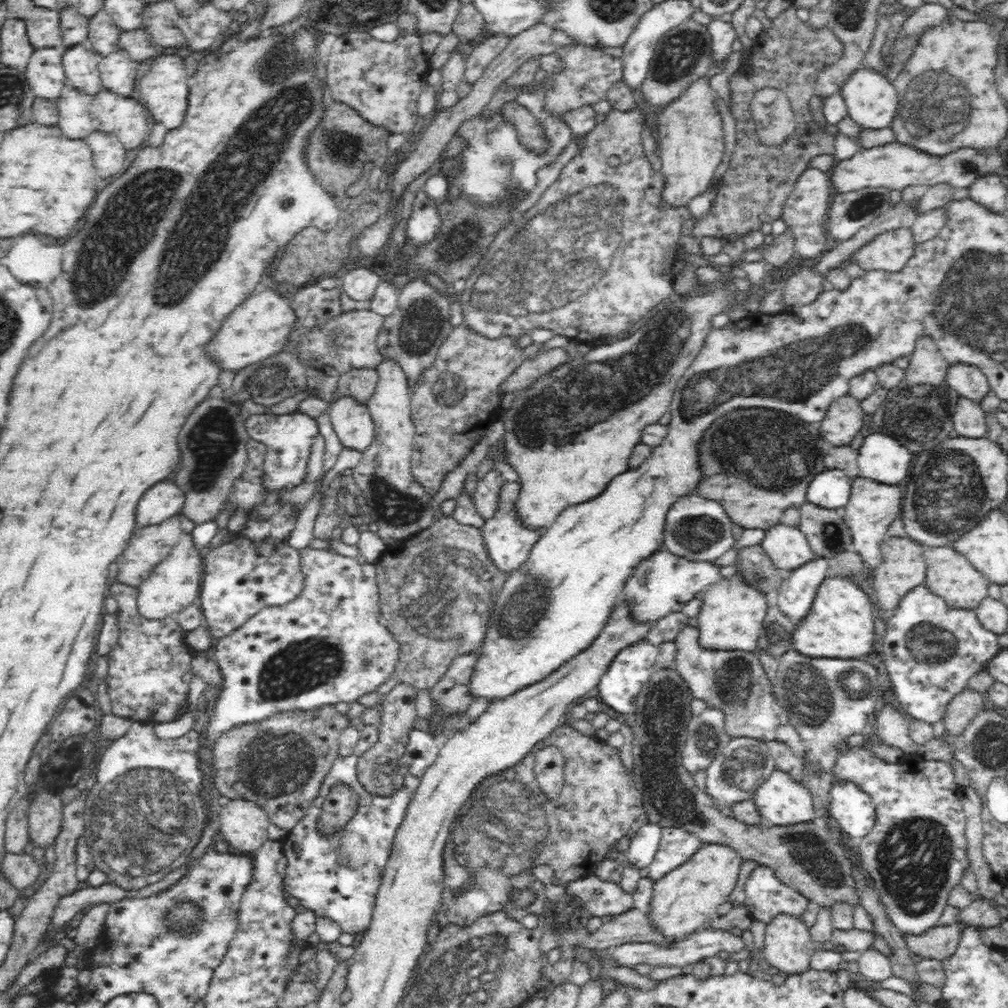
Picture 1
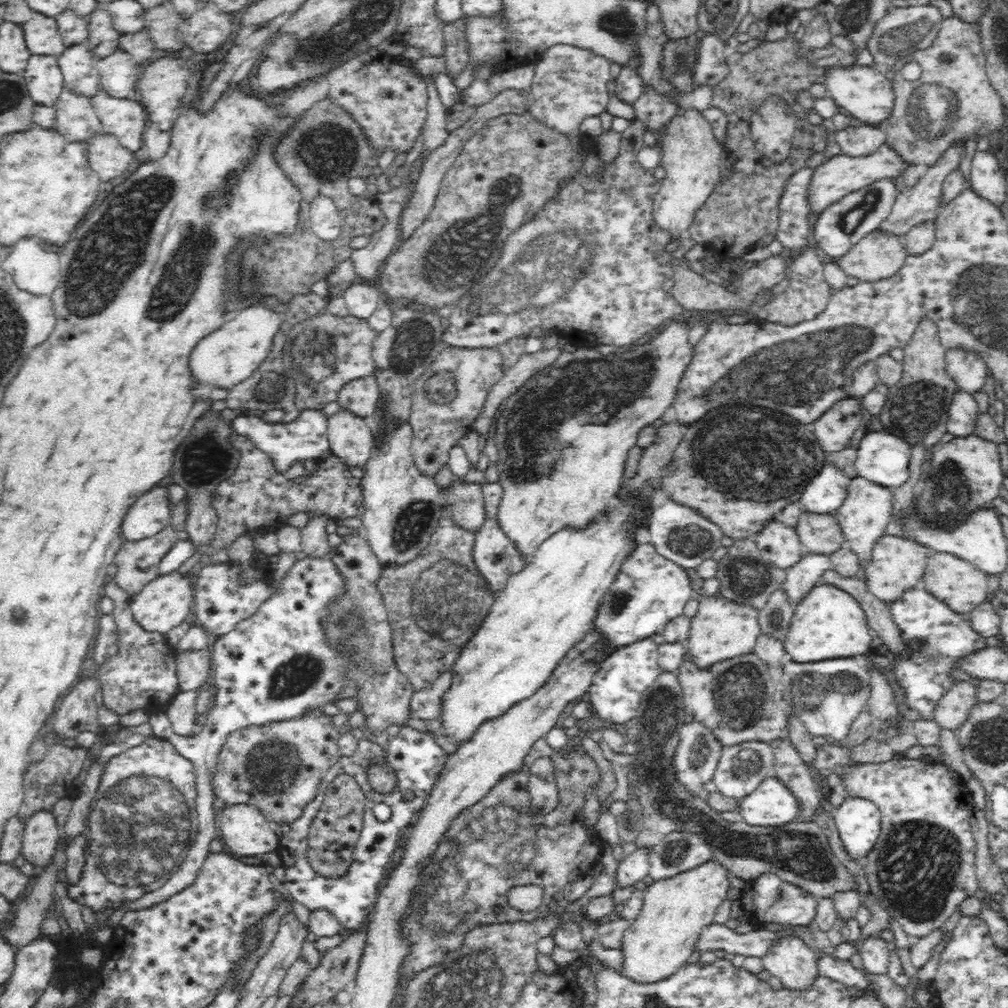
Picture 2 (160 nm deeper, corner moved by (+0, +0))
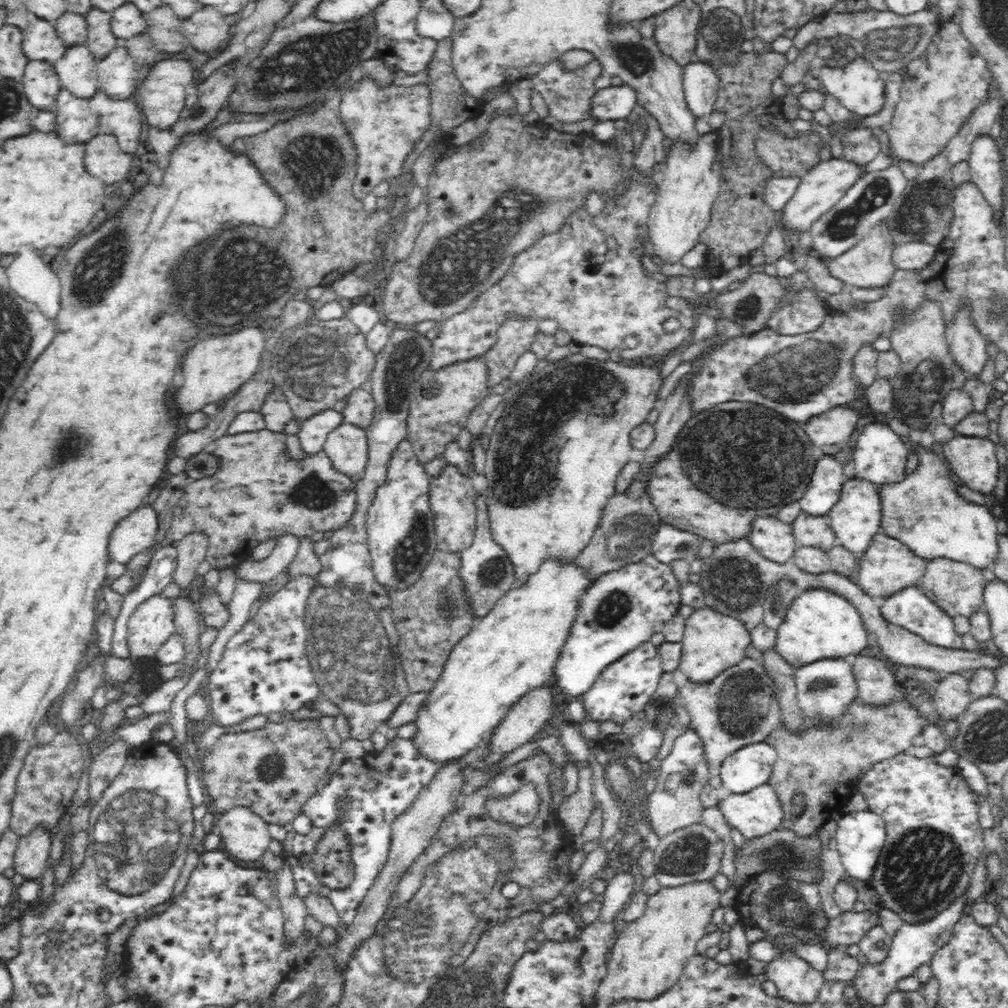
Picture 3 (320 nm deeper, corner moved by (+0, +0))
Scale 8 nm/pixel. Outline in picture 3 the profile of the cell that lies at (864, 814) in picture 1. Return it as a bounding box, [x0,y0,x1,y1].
[835,810,886,882]

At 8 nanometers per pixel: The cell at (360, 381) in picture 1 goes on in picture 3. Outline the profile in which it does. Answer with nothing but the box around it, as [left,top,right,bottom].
[343,388,375,428]

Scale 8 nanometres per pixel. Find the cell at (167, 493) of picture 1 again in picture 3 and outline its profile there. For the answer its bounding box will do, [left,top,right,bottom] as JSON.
[109,504,159,564]

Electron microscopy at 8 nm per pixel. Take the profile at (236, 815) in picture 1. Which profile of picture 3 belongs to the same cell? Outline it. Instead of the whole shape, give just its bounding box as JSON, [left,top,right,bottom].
[214,806,272,861]

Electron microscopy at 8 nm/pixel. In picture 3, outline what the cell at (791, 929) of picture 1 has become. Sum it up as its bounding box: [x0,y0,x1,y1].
[765,949,824,1004]

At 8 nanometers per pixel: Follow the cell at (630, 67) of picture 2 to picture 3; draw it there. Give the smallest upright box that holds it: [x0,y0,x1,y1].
[592,84,638,122]

